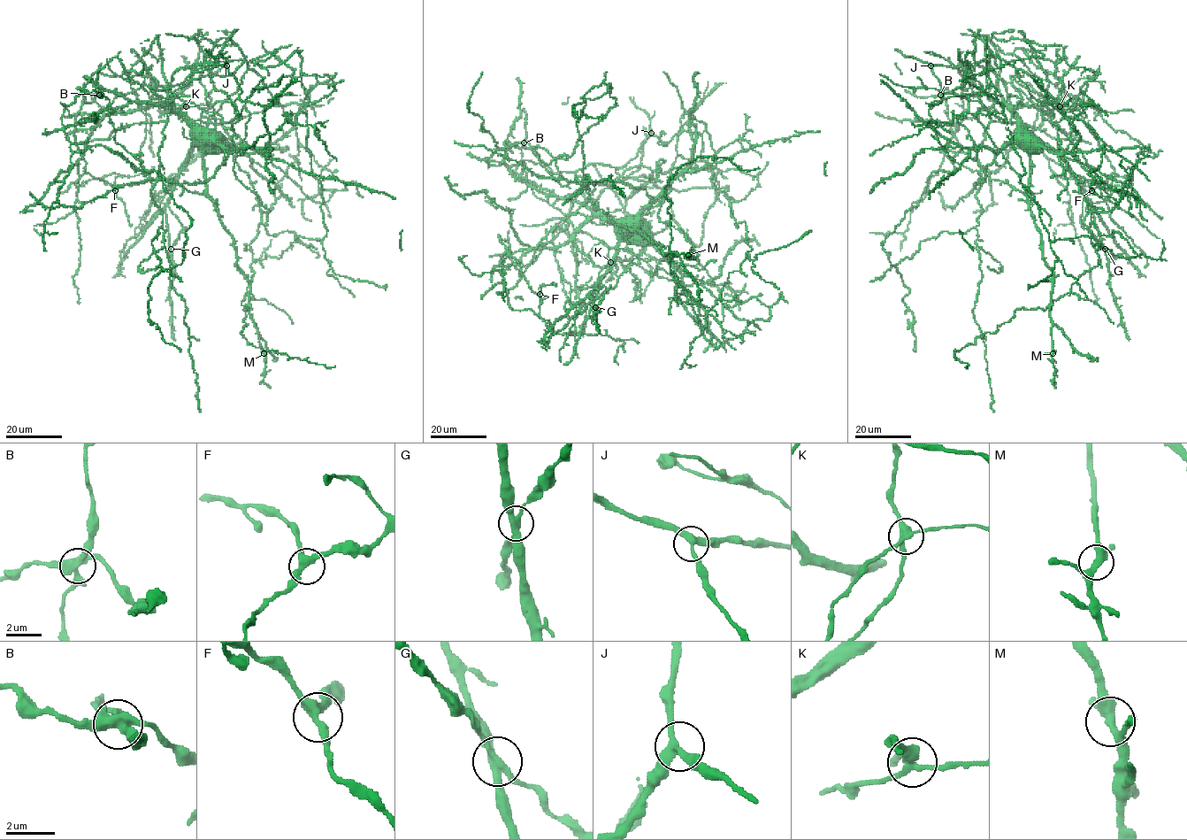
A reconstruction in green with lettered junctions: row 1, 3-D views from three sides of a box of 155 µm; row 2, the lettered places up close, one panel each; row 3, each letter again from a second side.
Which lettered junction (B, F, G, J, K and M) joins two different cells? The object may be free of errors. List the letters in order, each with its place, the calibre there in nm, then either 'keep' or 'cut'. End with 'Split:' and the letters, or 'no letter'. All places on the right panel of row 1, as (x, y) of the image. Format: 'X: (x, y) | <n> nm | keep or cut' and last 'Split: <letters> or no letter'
B: (940, 95) | 440 nm | keep
F: (1091, 190) | 320 nm | keep
G: (1105, 249) | 320 nm | keep
J: (930, 65) | 320 nm | keep
K: (1060, 106) | 320 nm | keep
M: (1052, 353) | 360 nm | keep
Split: no letter

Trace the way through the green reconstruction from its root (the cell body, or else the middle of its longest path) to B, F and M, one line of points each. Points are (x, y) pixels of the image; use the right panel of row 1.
B: (1045, 119), (1058, 125), (1056, 152), (1047, 150), (1005, 106), (981, 90), (980, 96), (950, 92), (940, 95)
F: (1045, 119), (1021, 86), (1061, 107), (1061, 100), (1037, 100), (1033, 135), (1053, 173), (1085, 181), (1091, 190)
M: (1045, 119), (1058, 125), (1058, 148), (1031, 153), (1028, 204), (1041, 235), (1044, 261), (1054, 275), (1052, 353)

